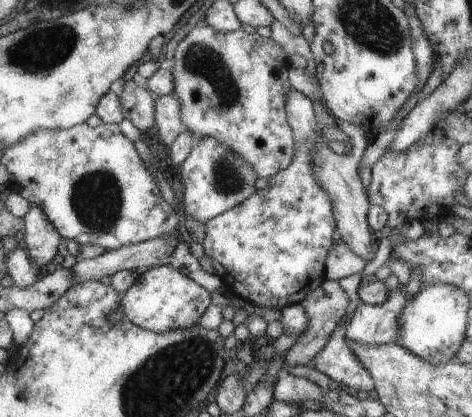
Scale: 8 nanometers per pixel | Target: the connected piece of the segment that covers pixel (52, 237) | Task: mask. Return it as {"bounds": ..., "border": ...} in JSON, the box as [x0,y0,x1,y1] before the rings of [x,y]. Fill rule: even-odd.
{"bounds":[23,207,62,270],"border":[[[30,207],[29,212],[23,217],[24,221],[24,246],[27,255],[38,270],[54,260],[58,252],[58,245],[62,240],[54,225],[46,218],[40,208]]]}

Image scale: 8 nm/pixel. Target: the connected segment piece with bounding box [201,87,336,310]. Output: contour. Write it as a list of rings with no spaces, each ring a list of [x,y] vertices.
[[[292,87],[286,95],[285,109],[296,141],[296,152],[290,166],[269,178],[269,188],[257,190],[250,198],[242,201],[242,204],[208,219],[206,237],[201,244],[205,254],[226,269],[221,280],[229,295],[249,308],[266,306],[281,310],[289,304],[302,302],[325,279],[325,258],[333,244],[332,236],[336,224],[331,198],[316,182],[313,175],[313,157],[309,154],[315,140],[324,137],[314,117],[312,102],[304,93]]]

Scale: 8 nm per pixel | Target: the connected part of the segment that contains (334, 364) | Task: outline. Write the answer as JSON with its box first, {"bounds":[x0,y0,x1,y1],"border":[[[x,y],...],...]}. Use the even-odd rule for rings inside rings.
{"bounds":[309,316,375,390],"border":[[[346,316],[332,331],[328,344],[309,362],[309,366],[326,374],[340,384],[343,389],[366,390],[375,388],[372,375],[359,363],[346,344],[346,329],[351,316]]]}

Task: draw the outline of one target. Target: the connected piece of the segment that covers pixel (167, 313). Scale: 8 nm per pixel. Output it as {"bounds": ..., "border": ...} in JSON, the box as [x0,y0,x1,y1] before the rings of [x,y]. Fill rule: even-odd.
{"bounds":[120,264,212,333],"border":[[[170,264],[160,265],[141,271],[139,278],[121,297],[120,307],[124,311],[125,321],[140,328],[155,333],[185,331],[198,325],[201,316],[212,307],[210,293]]]}

